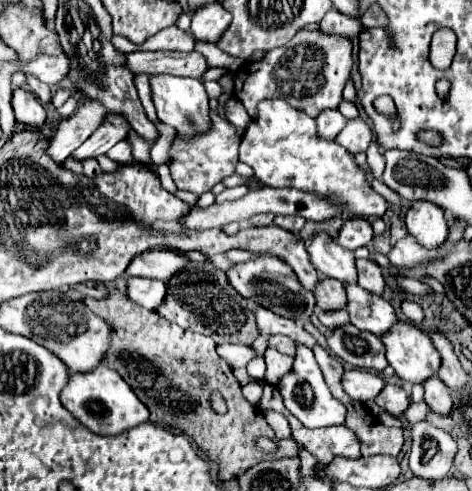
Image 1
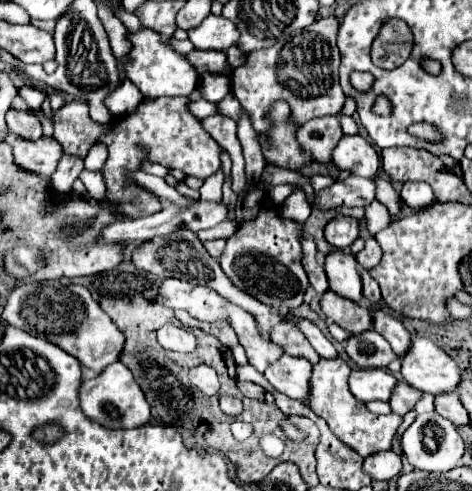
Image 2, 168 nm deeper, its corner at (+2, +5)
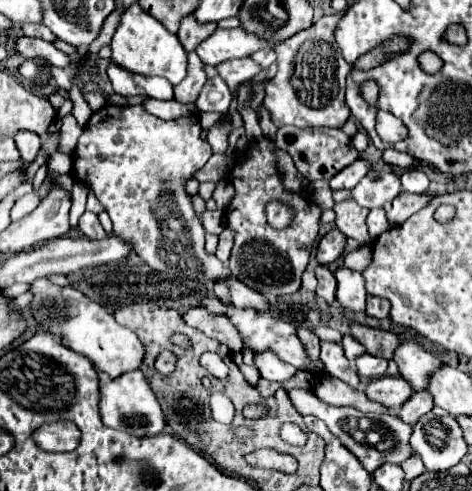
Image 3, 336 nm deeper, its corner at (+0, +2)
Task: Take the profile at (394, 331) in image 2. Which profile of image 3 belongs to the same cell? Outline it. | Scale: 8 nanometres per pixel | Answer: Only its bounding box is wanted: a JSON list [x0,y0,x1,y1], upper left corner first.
[394,343,442,391]

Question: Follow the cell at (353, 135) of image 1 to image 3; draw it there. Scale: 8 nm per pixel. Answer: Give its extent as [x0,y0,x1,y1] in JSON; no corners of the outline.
[330,159,370,191]

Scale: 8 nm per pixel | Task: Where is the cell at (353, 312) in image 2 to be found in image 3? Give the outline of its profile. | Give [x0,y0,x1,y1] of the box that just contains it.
[350,321,400,359]

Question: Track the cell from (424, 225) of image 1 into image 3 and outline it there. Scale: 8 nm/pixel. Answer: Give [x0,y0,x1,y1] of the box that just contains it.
[400,169,428,193]

